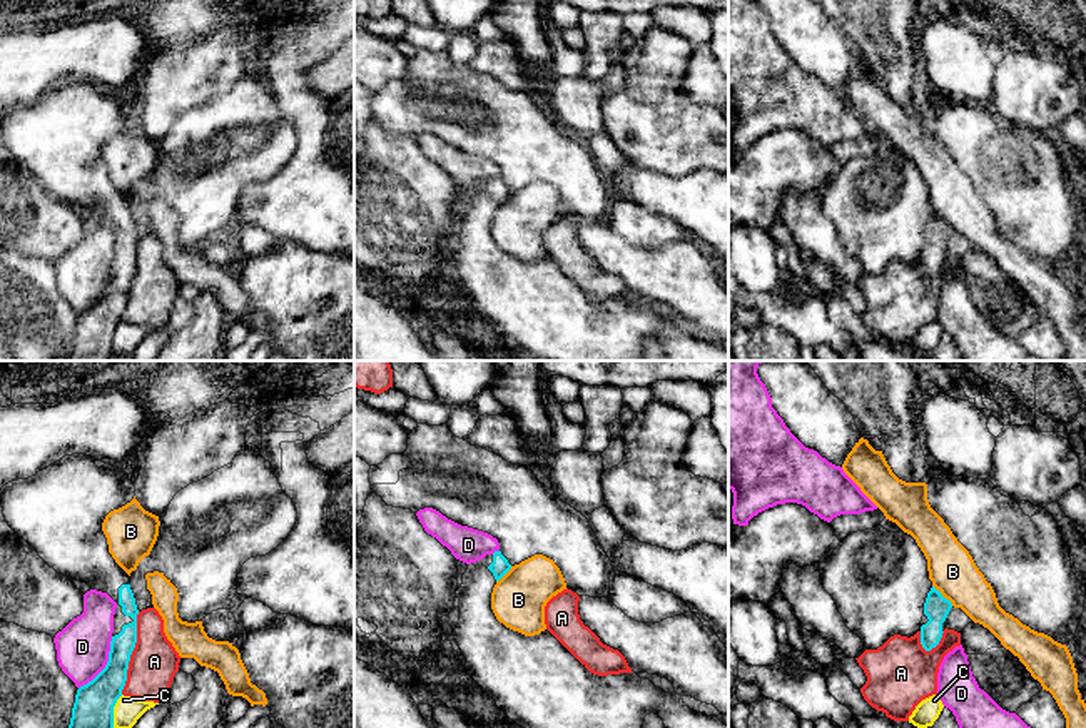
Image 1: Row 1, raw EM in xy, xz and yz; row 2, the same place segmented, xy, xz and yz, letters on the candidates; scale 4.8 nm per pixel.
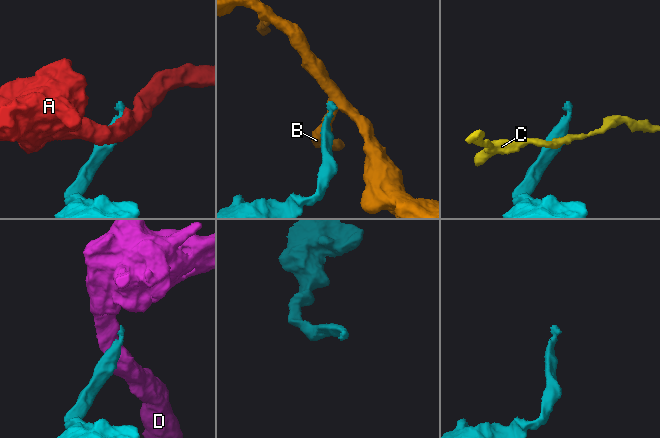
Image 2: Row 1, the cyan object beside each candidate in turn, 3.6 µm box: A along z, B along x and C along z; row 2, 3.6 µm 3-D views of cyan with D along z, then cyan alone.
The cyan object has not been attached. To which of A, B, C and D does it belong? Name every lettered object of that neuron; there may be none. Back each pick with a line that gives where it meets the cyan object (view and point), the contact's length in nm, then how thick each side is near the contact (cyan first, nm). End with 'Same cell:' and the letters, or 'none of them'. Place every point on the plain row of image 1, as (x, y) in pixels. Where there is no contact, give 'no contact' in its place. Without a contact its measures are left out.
Same cell: none of them

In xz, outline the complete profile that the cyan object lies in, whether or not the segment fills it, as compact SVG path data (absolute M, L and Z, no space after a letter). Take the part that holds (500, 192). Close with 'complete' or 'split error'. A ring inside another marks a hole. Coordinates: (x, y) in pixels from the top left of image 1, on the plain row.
M501 177L468 190L456 217L459 247L453 255L466 299L530 361L638 361L645 342L658 341L668 361L728 361L717 342L690 336L680 321L665 319L637 299L590 299L548 255L525 262L500 249L491 235L495 210L511 195Z; split error

